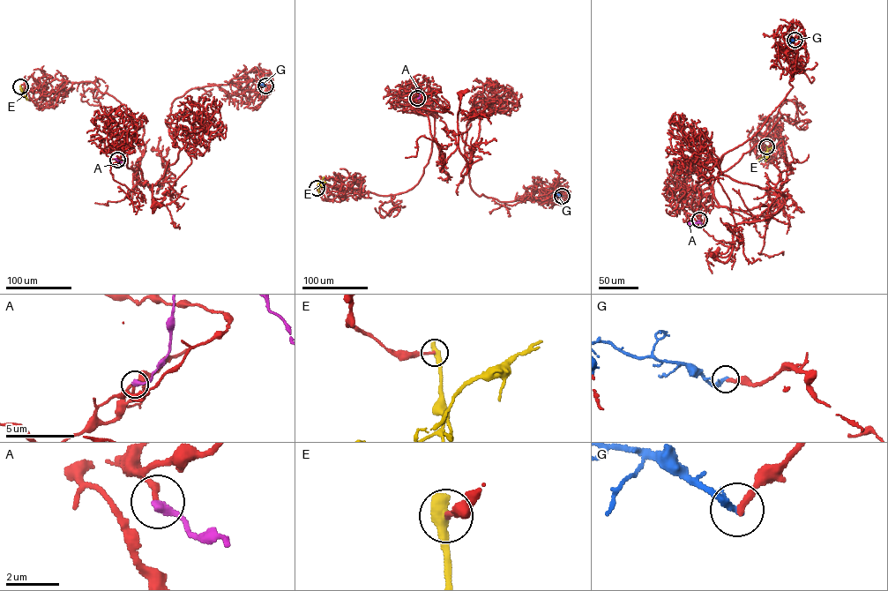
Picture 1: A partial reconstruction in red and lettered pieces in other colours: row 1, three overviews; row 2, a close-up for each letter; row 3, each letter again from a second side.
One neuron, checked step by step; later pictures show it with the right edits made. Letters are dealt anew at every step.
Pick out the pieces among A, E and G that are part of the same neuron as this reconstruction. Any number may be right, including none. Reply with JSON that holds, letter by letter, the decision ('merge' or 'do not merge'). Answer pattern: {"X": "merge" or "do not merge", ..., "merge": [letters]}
{"A": "merge", "E": "do not merge", "G": "do not merge", "merge": ["A"]}

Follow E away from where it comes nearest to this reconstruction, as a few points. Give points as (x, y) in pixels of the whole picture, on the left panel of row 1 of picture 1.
E: (20, 86), (26, 98)

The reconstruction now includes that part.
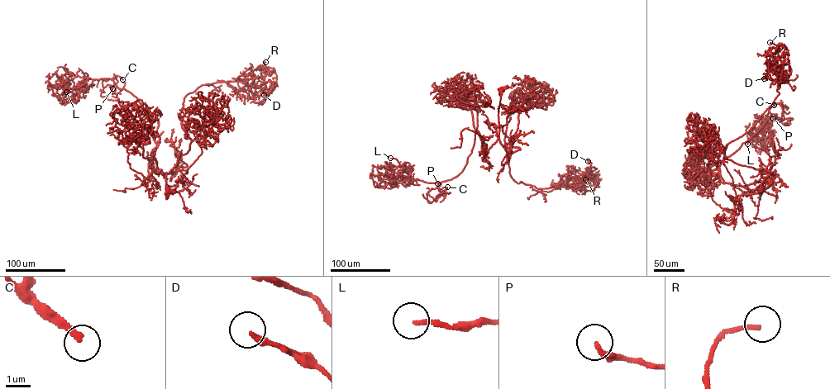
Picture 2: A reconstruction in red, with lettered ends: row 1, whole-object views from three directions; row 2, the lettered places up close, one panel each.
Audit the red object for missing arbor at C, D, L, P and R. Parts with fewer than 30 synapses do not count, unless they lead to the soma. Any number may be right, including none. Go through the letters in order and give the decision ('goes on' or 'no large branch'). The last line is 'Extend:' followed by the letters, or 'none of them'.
C: no large branch
D: no large branch
L: no large branch
P: no large branch
R: no large branch
Extend: none of them

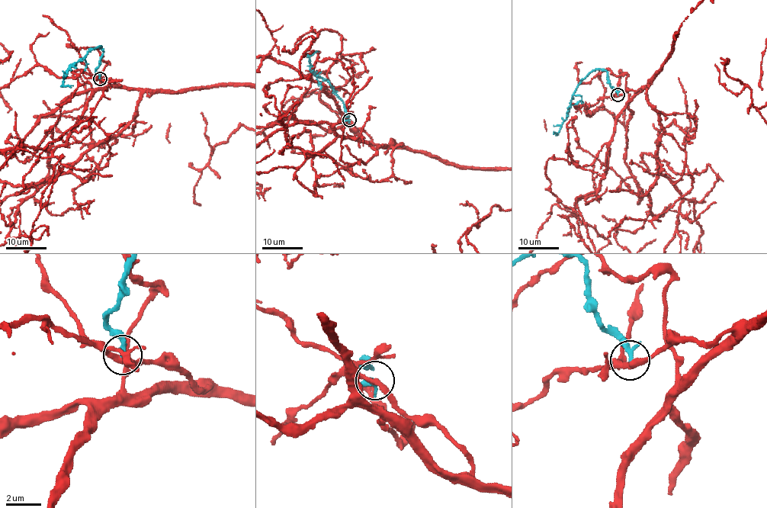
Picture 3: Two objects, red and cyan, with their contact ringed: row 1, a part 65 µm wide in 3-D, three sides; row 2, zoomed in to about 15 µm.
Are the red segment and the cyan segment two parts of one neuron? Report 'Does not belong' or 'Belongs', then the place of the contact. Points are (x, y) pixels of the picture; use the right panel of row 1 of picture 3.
Does not belong. Place: (617, 94)

